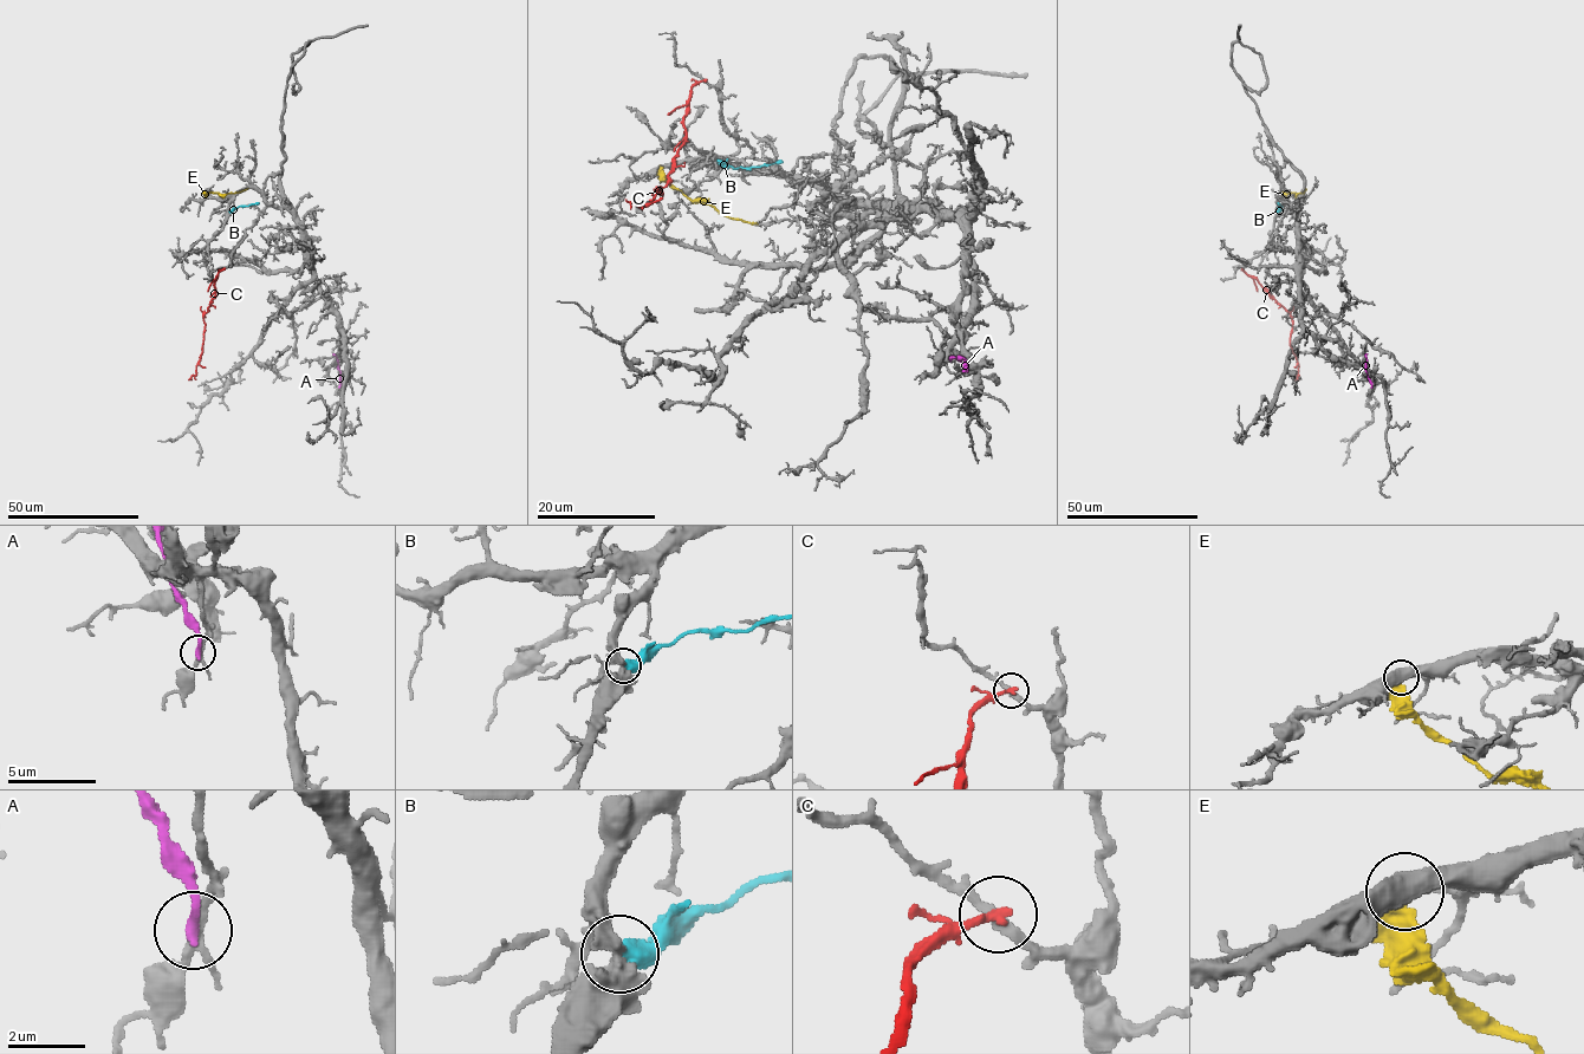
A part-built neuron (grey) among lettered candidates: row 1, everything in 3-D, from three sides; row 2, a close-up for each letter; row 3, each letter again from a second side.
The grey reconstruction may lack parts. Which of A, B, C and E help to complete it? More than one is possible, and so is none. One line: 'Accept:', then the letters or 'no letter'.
Accept: no letter

